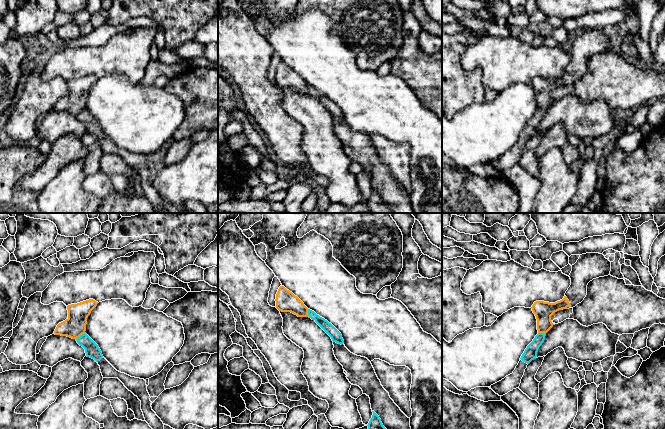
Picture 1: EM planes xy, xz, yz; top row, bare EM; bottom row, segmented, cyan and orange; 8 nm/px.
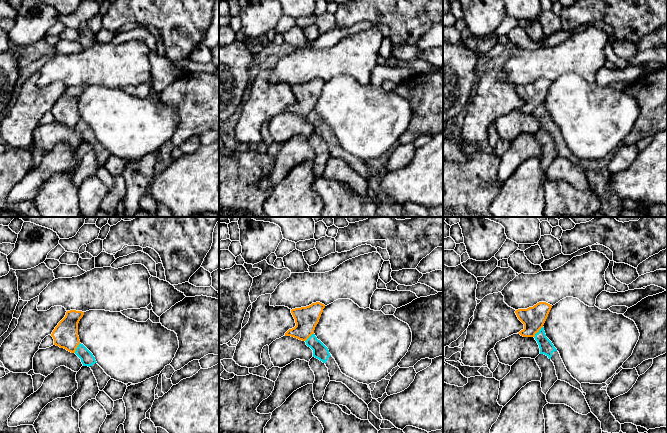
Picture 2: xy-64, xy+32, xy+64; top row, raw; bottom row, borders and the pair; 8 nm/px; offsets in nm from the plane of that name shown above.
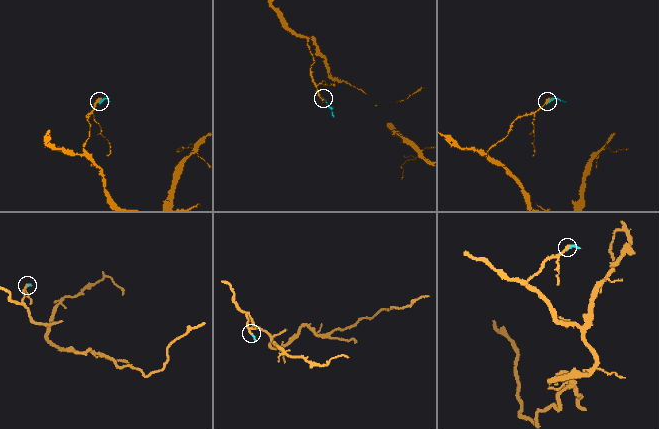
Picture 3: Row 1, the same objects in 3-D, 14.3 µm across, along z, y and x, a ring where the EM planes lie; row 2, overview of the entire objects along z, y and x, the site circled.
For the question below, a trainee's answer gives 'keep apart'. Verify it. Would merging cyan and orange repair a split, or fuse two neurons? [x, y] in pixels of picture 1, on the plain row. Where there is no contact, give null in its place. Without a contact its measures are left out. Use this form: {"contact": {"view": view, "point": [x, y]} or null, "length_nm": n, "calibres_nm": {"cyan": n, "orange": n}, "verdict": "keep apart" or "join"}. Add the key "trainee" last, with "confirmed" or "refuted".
{"contact": {"view": "xy", "point": [81, 111]}, "length_nm": 90, "calibres_nm": {"cyan": 120, "orange": 170}, "verdict": "keep apart", "trainee": "confirmed"}

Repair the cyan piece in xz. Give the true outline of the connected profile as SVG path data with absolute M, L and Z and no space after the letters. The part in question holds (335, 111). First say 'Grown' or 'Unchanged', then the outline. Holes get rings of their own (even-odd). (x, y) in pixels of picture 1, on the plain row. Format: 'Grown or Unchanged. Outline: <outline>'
Unchanged. Outline: M308 85L308 91L331 113L333 118L341 121L344 119L341 109L331 99L310 85Z

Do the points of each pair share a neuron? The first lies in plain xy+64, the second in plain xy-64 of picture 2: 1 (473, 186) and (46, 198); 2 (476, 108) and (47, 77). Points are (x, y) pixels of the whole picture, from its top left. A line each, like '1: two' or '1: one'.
1: two
2: two

